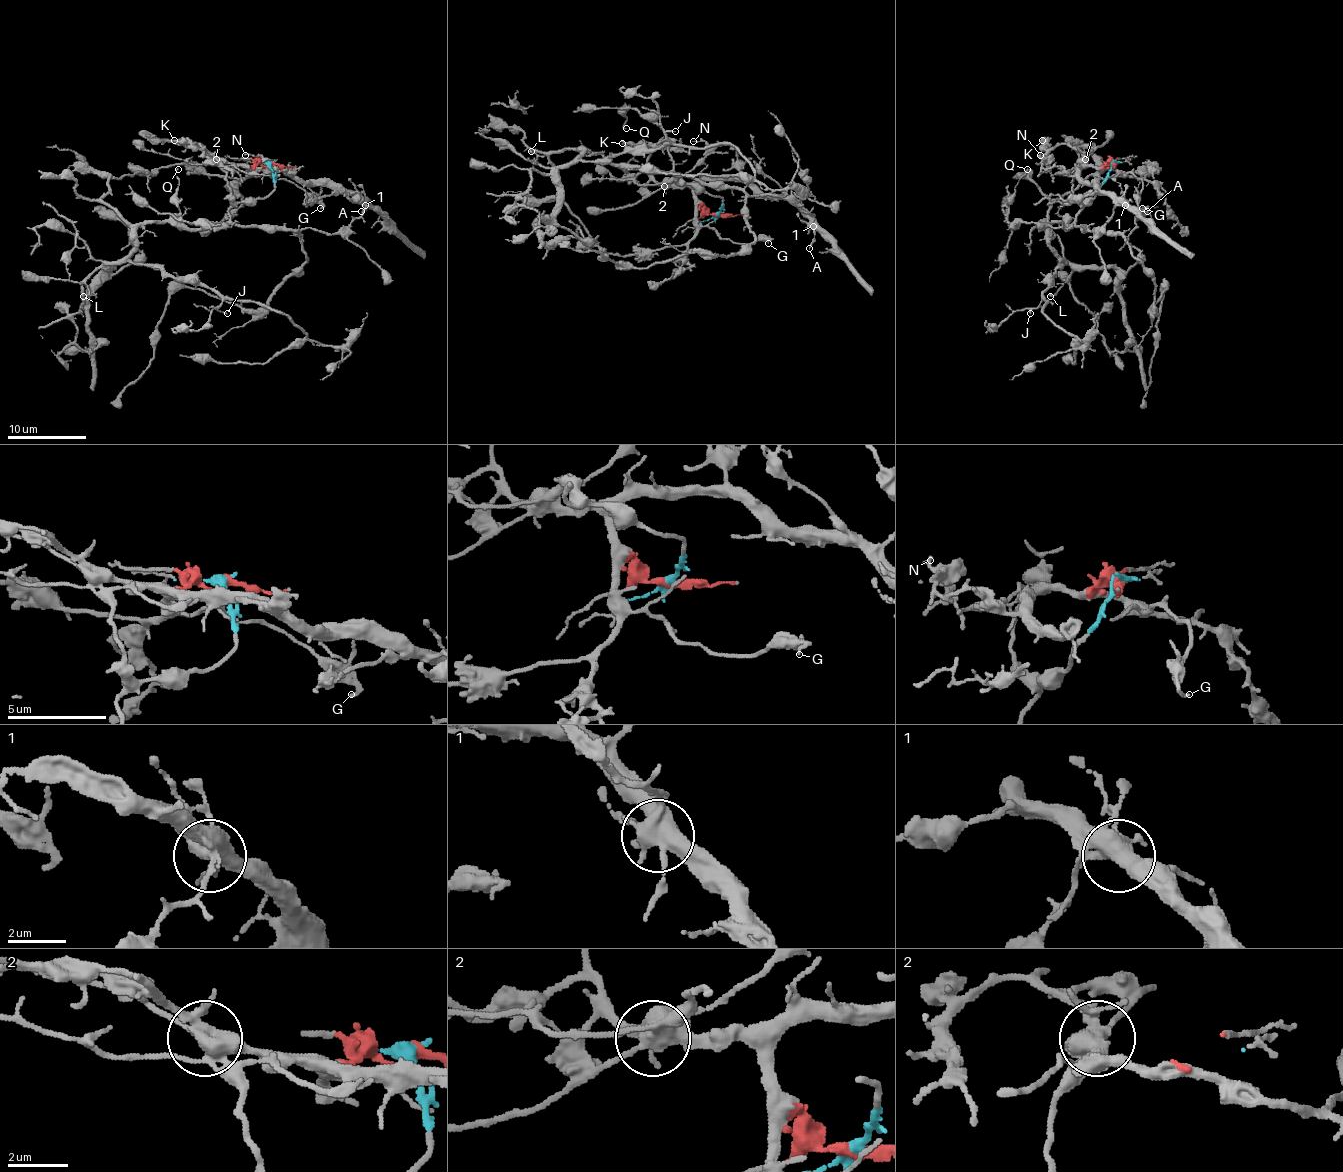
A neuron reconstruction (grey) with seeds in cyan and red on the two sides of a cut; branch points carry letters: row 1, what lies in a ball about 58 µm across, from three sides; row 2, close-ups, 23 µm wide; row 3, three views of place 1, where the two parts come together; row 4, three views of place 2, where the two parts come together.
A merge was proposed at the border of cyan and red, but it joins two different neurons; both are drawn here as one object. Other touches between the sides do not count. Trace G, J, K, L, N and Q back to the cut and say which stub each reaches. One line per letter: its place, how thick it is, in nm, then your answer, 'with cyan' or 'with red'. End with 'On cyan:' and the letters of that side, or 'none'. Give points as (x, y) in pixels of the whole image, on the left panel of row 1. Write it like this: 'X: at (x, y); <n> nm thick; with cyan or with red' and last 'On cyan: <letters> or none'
G: at (320, 208); 170 nm thick; with red
J: at (227, 313); 90 nm thick; with cyan
K: at (174, 140); 200 nm thick; with red
L: at (83, 296); 110 nm thick; with cyan
N: at (245, 155); 120 nm thick; with red
Q: at (178, 169); 100 nm thick; with cyan
On cyan: J, L, Q

